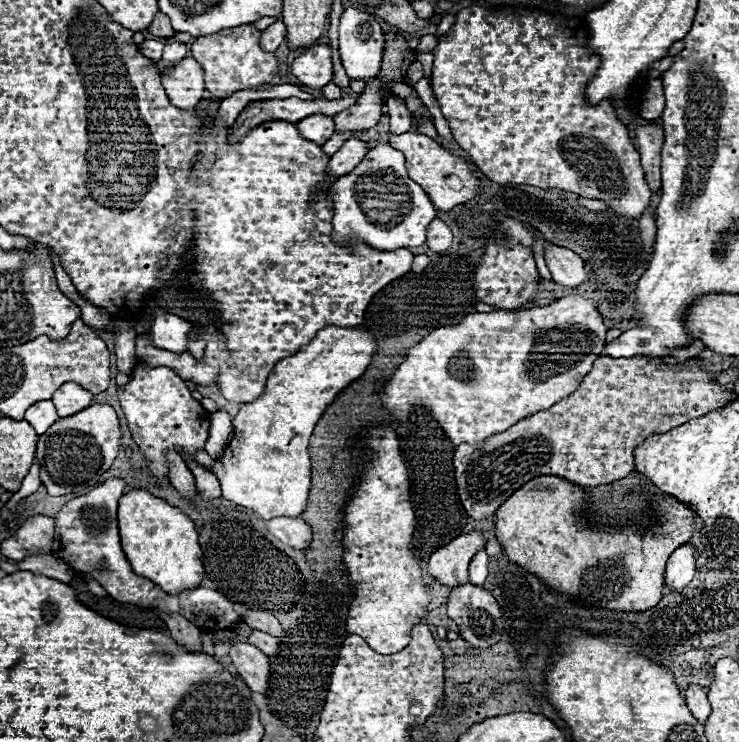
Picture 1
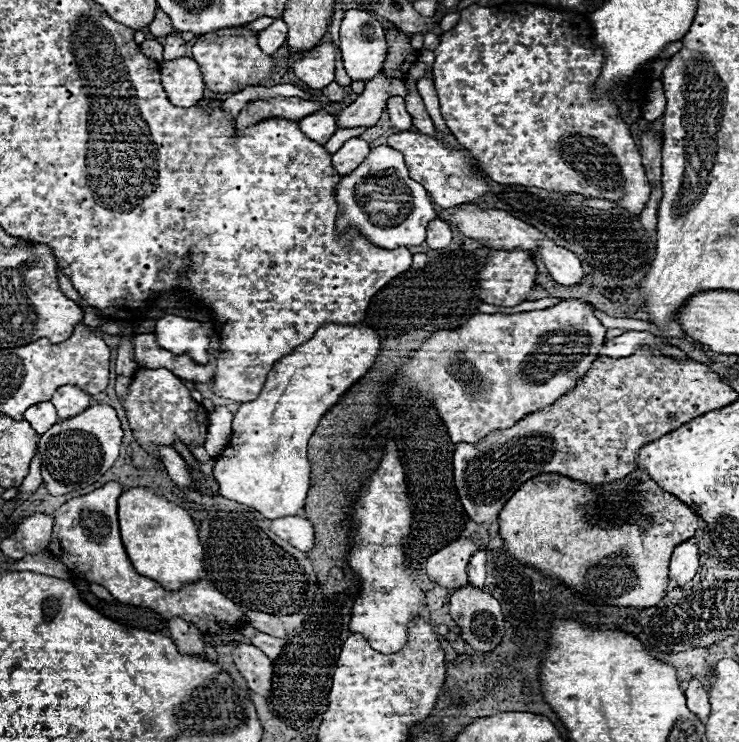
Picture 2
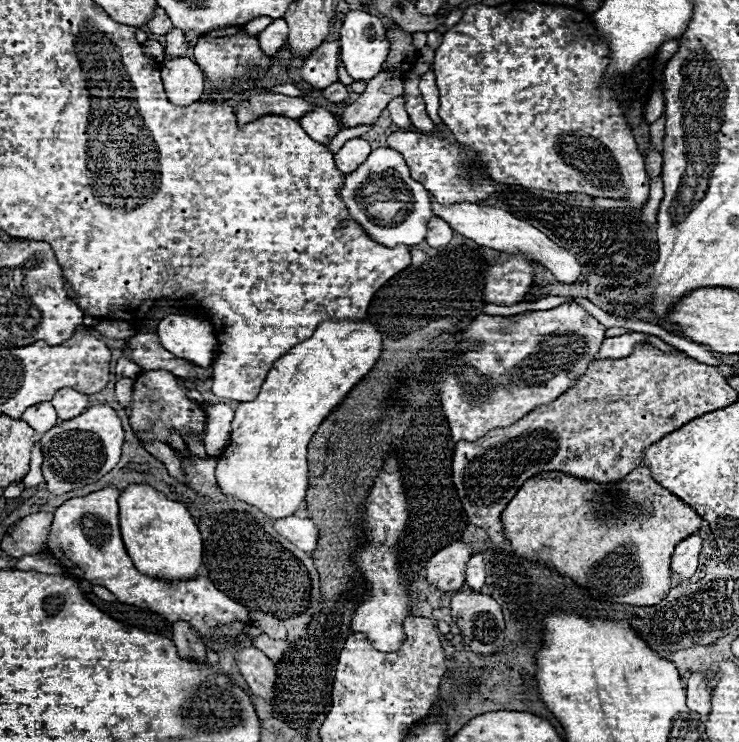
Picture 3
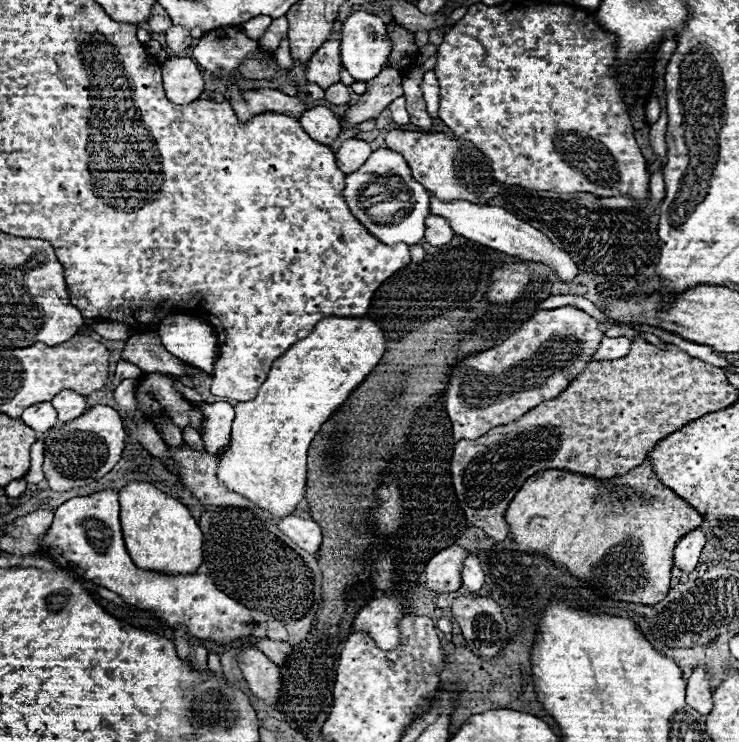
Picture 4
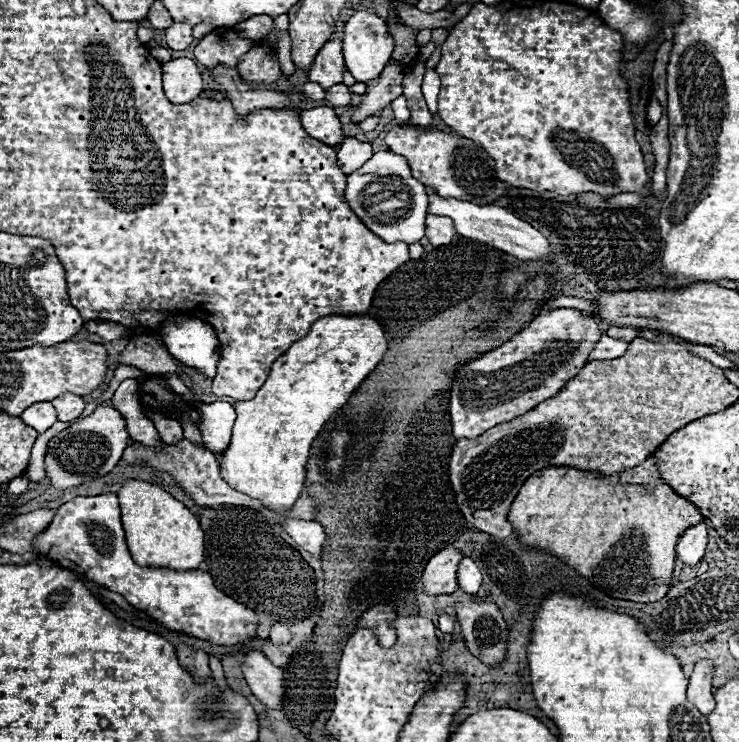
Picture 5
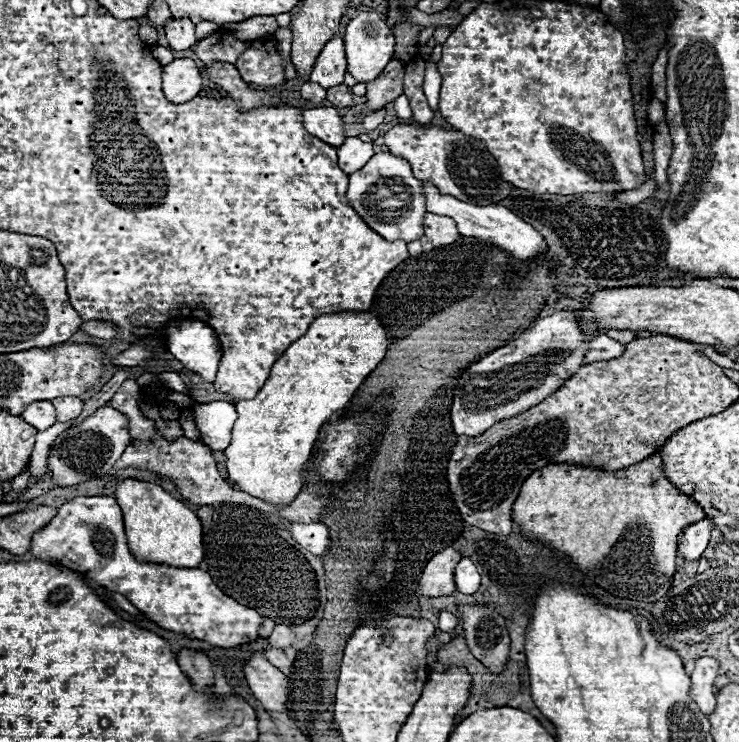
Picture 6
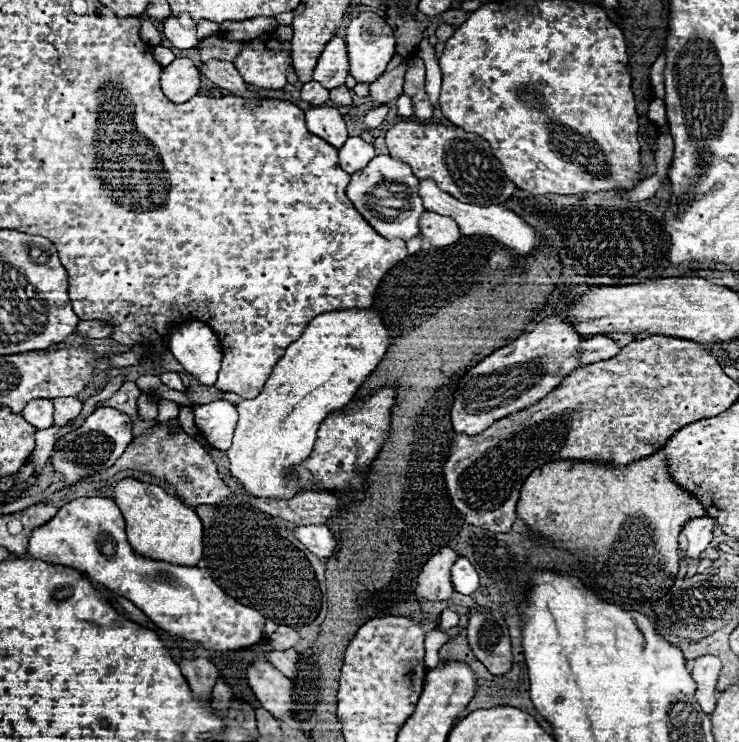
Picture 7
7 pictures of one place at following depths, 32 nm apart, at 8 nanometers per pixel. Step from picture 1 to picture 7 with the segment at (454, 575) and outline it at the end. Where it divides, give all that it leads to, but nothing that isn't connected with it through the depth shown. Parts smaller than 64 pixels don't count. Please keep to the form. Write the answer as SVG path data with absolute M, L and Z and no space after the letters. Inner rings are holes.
M442 548L434 554L422 568L418 576L416 594L426 600L446 600L452 596L454 586L450 578L450 568L460 556L452 548Z

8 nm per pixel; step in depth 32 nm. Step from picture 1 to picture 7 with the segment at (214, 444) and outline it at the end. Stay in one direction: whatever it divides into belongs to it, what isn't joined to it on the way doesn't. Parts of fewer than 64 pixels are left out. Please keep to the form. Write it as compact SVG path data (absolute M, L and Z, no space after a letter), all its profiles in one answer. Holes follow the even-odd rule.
M214 400L210 404L196 404L194 406L194 420L206 442L226 452L232 446L234 428L238 422L236 406L226 400Z

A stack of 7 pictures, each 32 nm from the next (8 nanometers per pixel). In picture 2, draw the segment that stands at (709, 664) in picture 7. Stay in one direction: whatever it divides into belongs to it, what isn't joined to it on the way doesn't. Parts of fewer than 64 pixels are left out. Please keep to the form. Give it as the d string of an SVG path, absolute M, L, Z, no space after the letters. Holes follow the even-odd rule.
M690 680L688 688L686 688L686 700L688 700L688 708L702 720L706 722L708 714L710 714L710 702L708 702L708 690L698 682L698 680Z

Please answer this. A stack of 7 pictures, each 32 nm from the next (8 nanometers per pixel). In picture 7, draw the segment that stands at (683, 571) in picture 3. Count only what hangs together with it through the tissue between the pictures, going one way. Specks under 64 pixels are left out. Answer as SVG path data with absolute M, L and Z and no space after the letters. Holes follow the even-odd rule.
M702 516L702 518L694 518L690 520L690 524L684 526L684 534L686 534L686 546L682 548L686 558L698 558L704 548L710 544L712 540L712 530L714 530L716 522L710 516Z

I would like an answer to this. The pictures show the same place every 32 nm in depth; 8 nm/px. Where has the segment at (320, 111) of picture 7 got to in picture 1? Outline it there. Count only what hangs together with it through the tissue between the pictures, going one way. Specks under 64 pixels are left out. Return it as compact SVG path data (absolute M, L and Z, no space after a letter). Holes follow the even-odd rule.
M324 114L306 116L296 124L296 128L302 138L316 144L324 144L334 134L334 122L330 116L324 116Z

